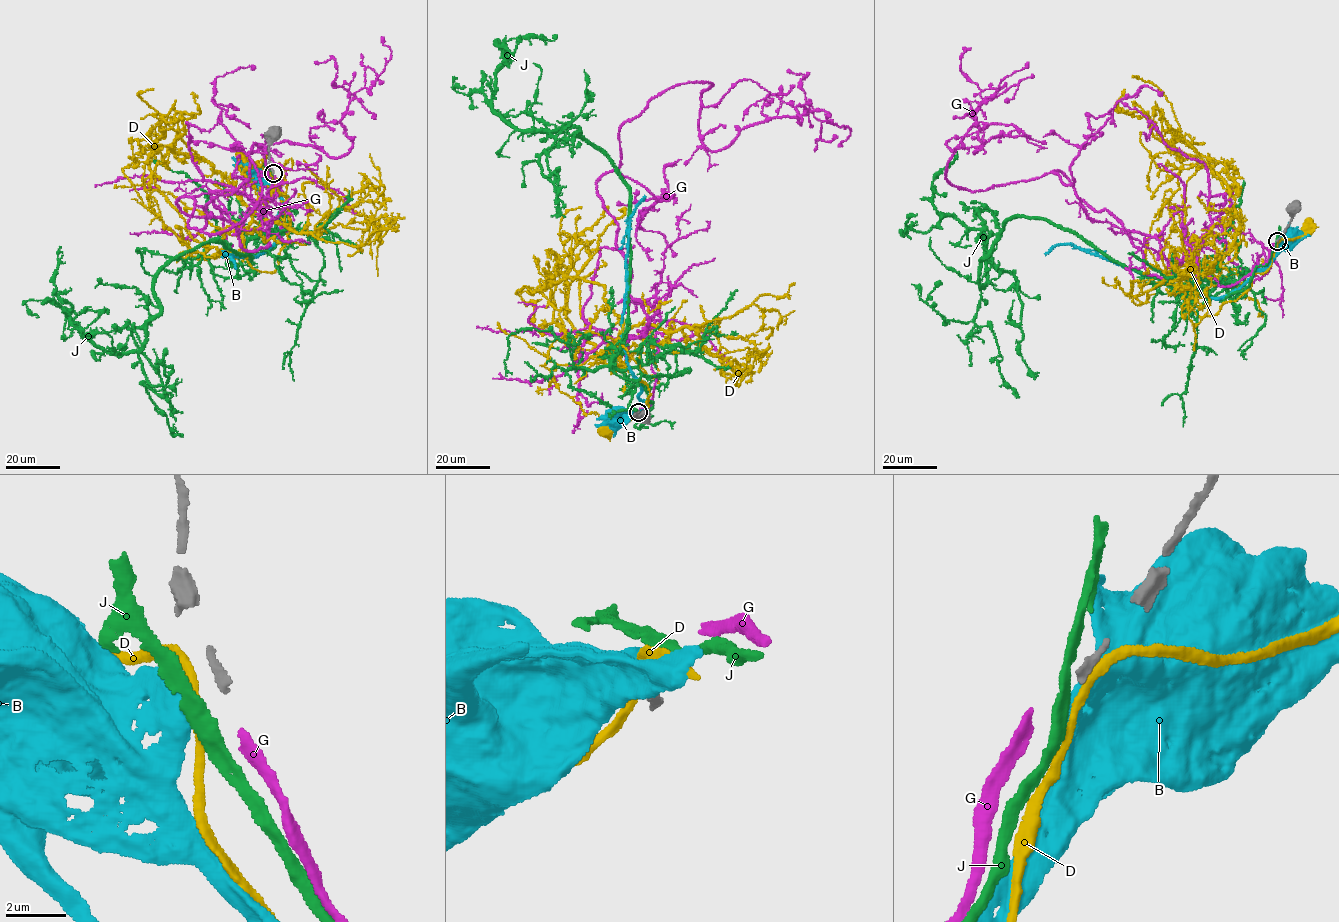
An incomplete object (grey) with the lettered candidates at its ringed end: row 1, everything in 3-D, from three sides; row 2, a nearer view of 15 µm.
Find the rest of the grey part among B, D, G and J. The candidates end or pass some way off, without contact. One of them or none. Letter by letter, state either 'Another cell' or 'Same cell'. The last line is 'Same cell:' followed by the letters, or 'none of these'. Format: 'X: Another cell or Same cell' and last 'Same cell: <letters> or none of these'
B: Another cell
D: Another cell
G: Another cell
J: Another cell
Same cell: none of these

